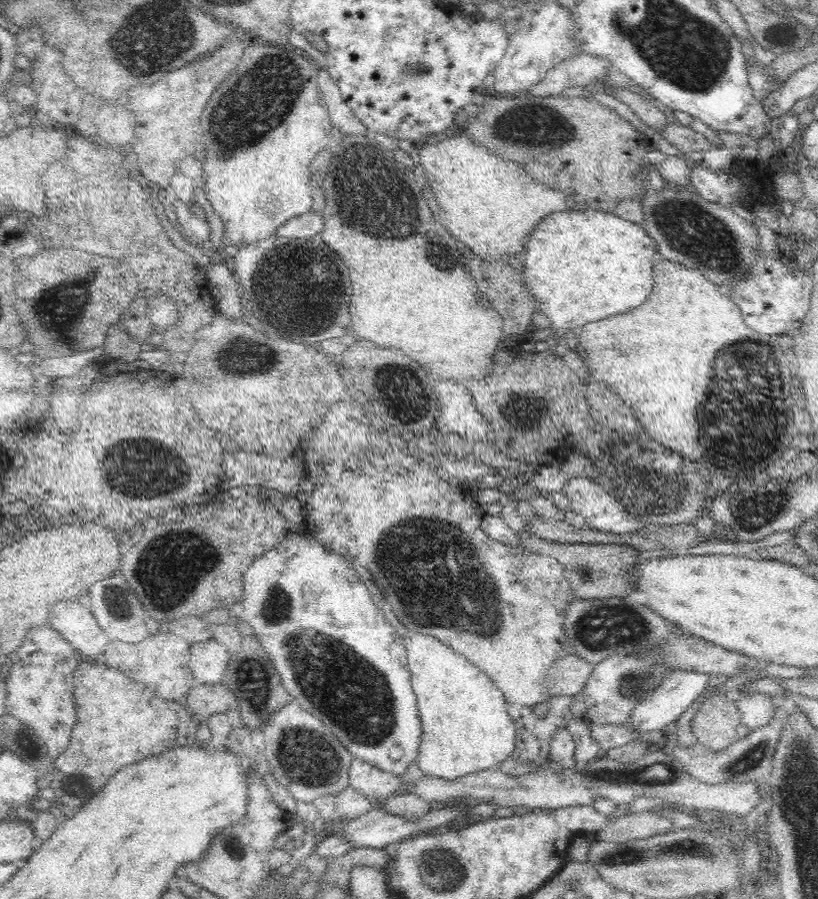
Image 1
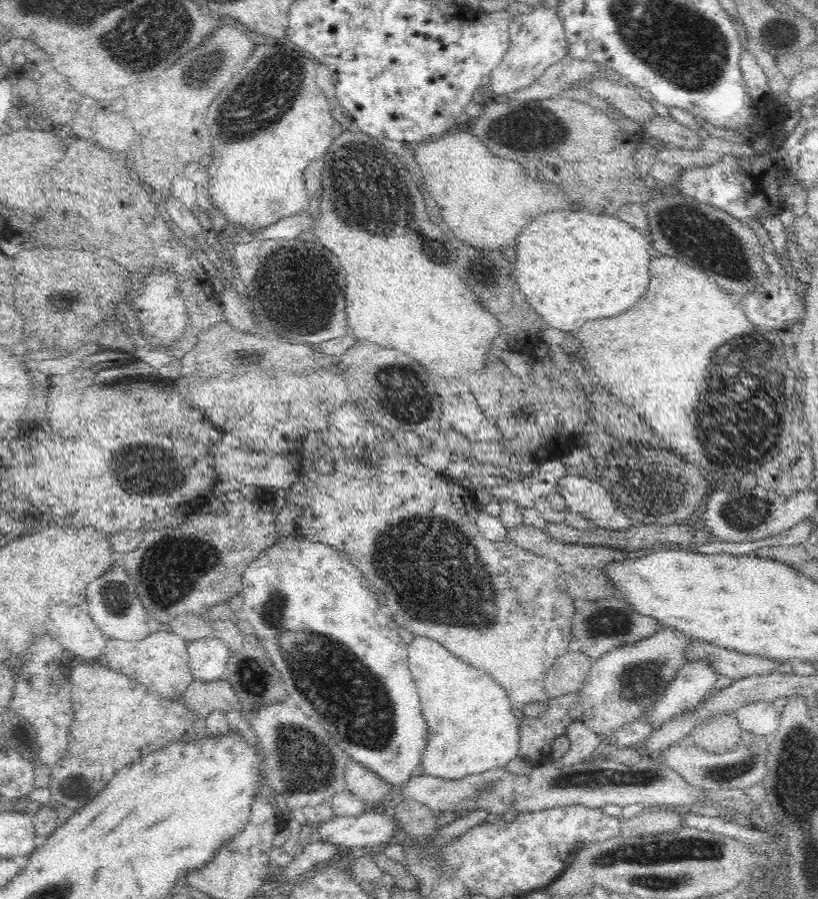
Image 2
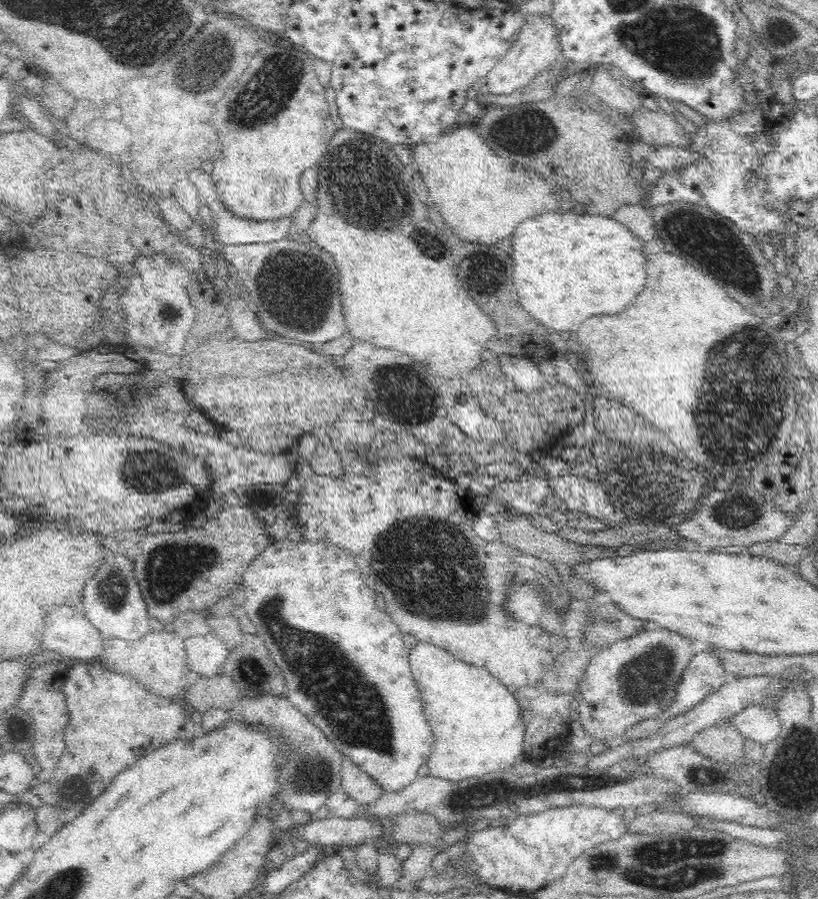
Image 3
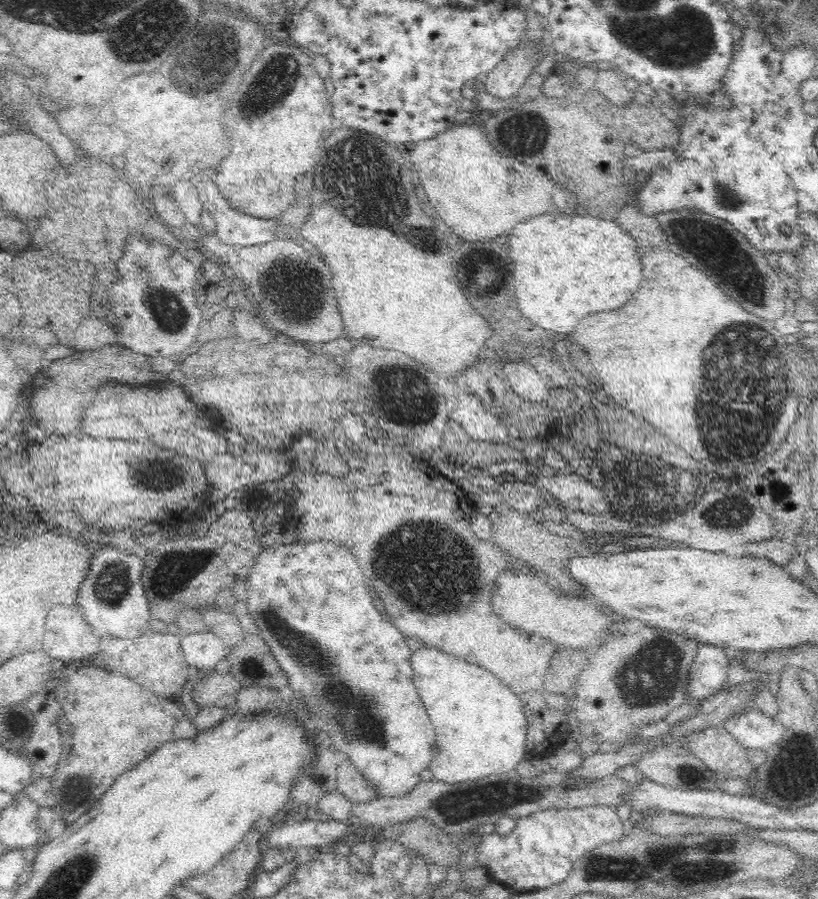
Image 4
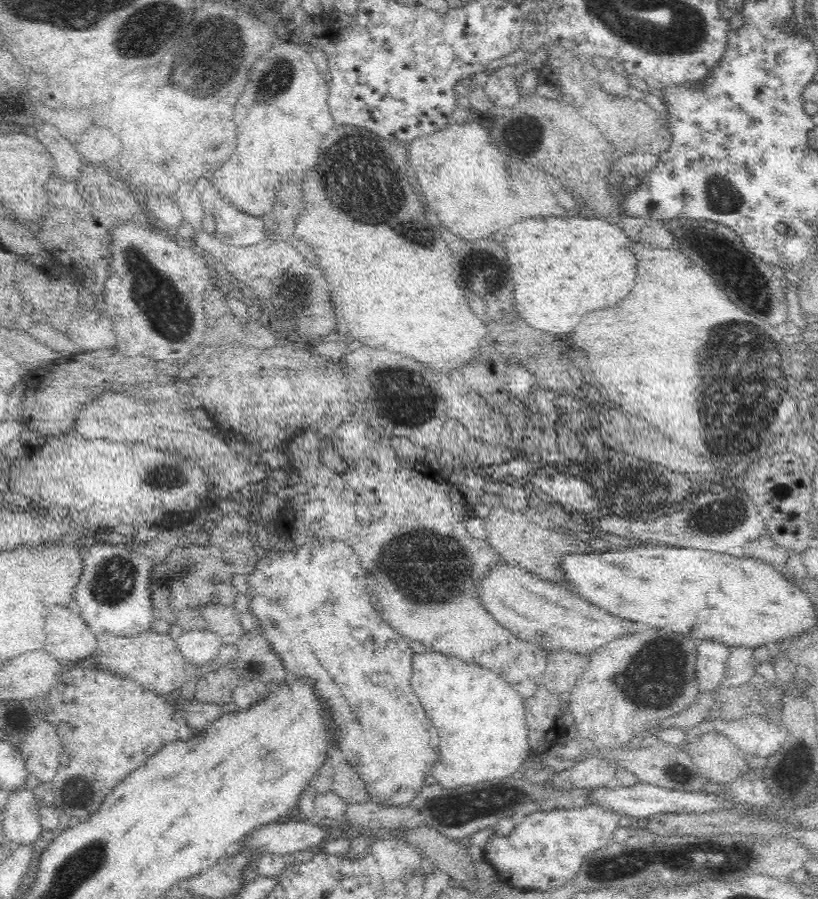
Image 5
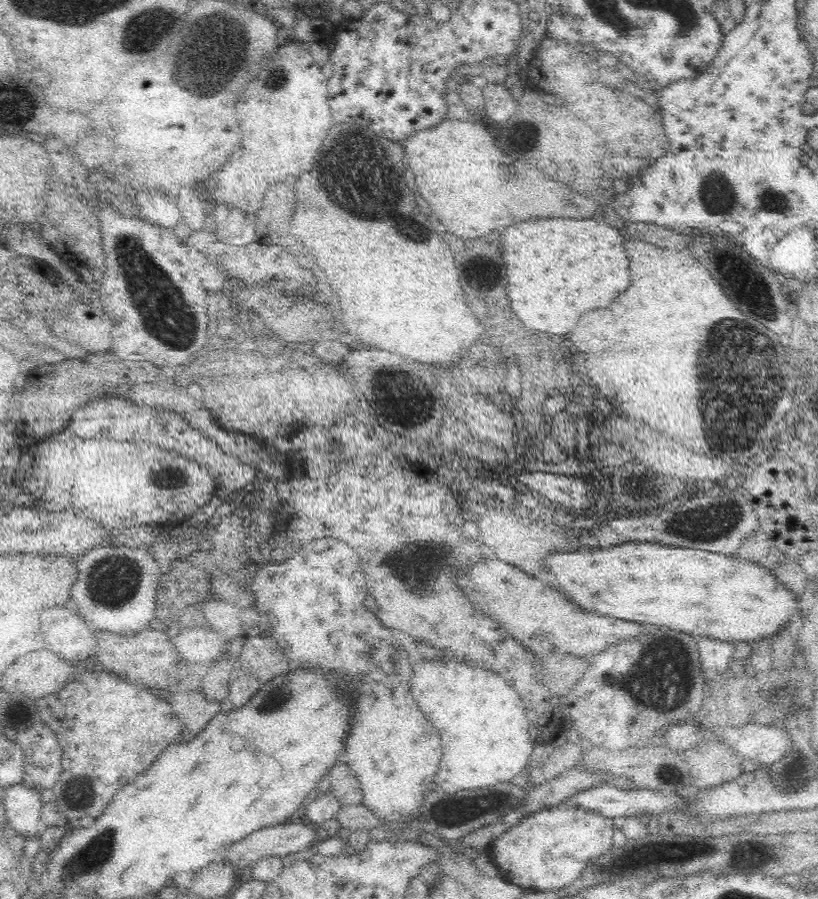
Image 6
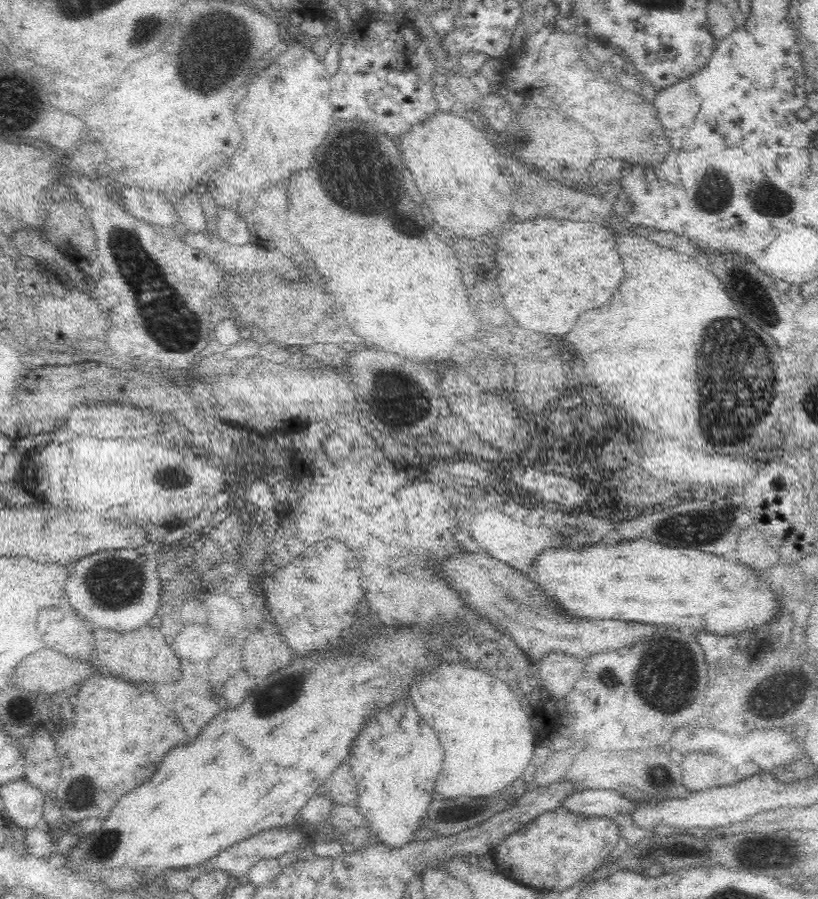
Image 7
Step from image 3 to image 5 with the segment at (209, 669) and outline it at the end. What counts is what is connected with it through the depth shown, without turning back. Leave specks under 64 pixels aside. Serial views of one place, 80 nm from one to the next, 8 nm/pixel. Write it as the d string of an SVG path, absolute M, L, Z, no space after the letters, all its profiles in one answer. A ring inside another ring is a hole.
M192 630L192 632L182 634L176 640L176 644L178 644L178 650L184 654L186 660L190 660L194 664L206 664L218 656L222 640L214 632Z

